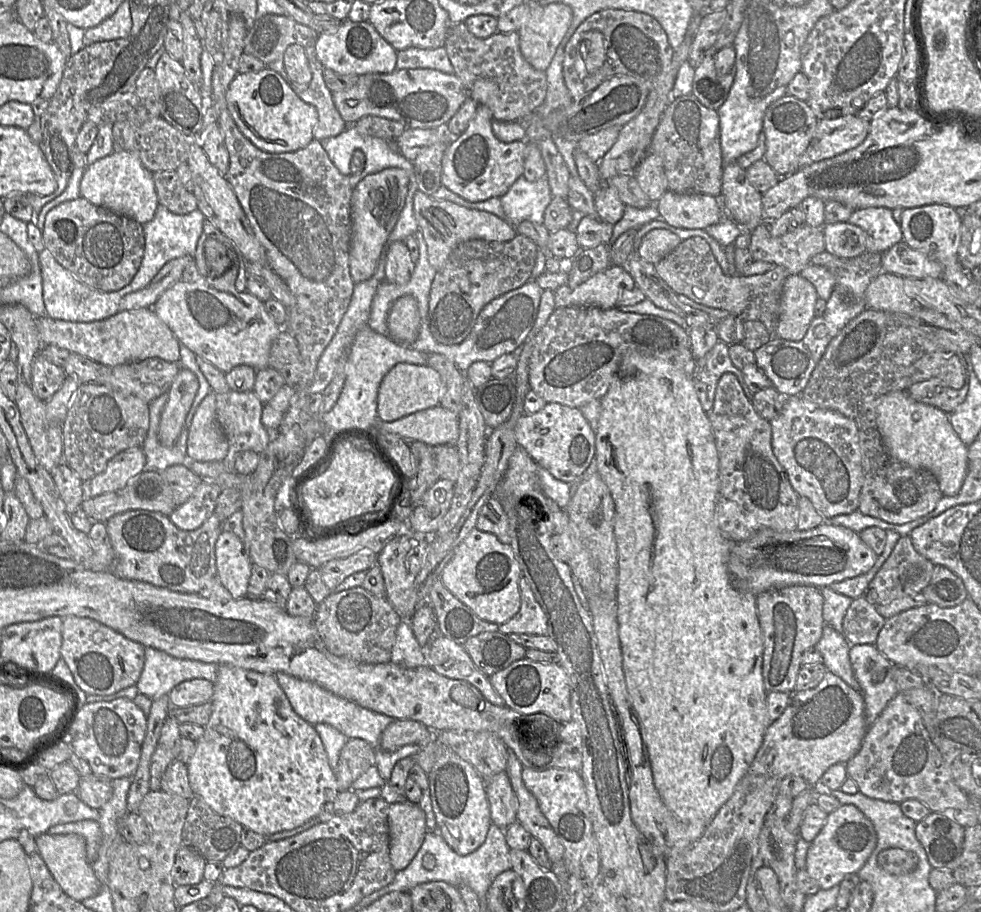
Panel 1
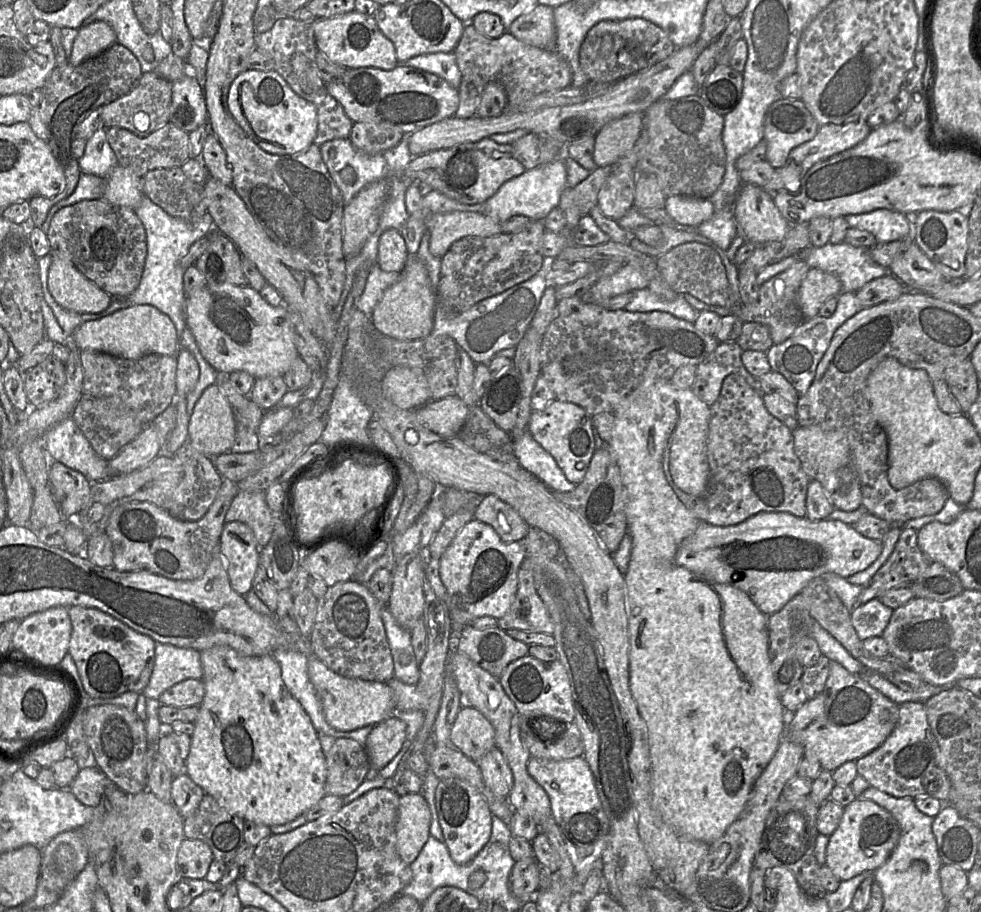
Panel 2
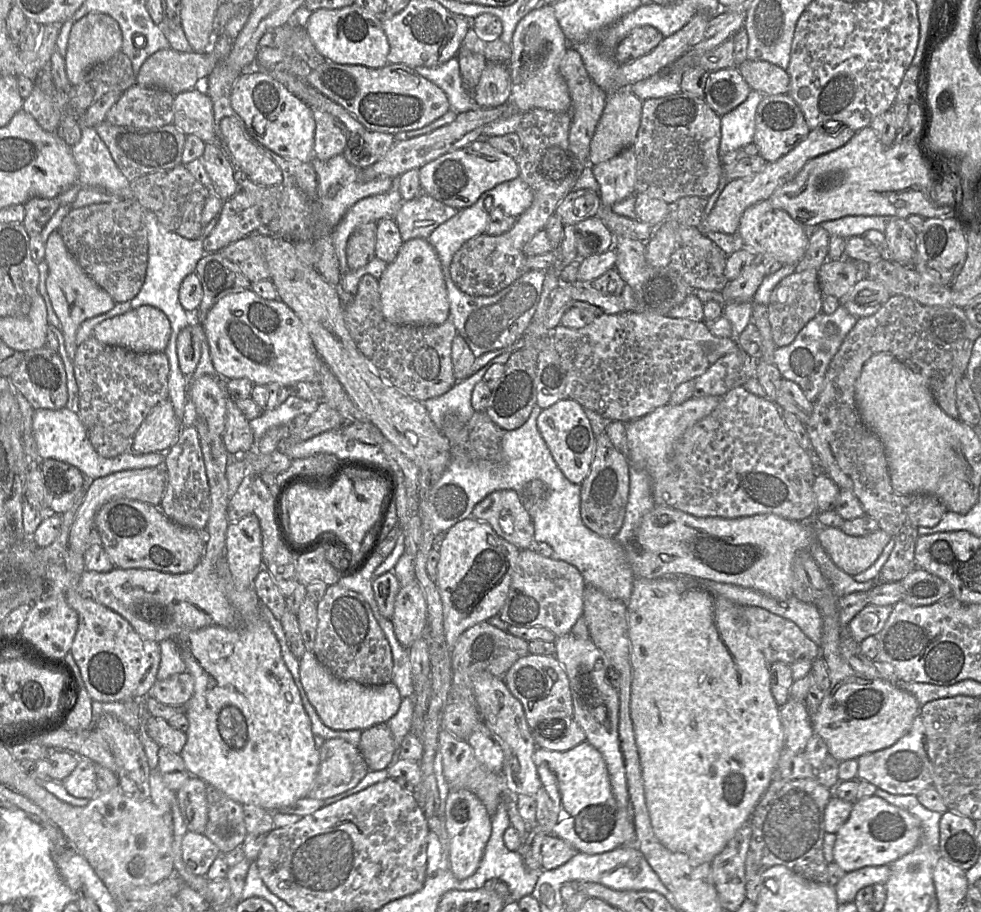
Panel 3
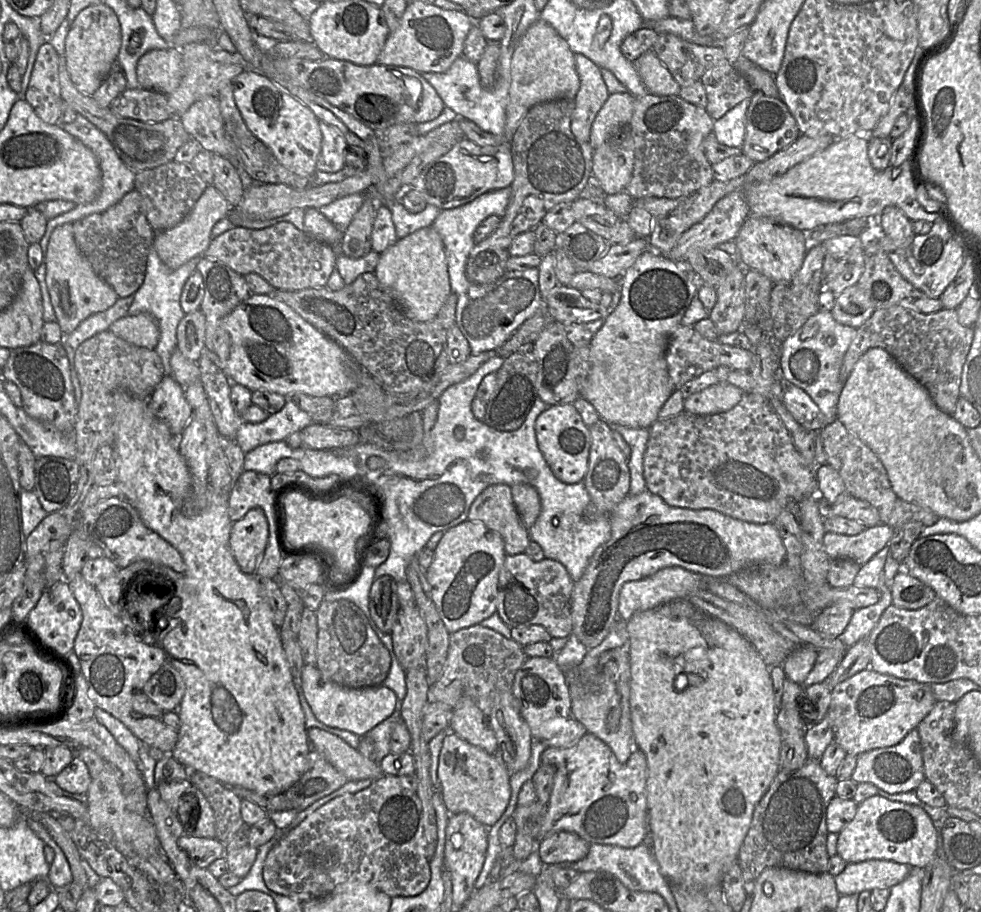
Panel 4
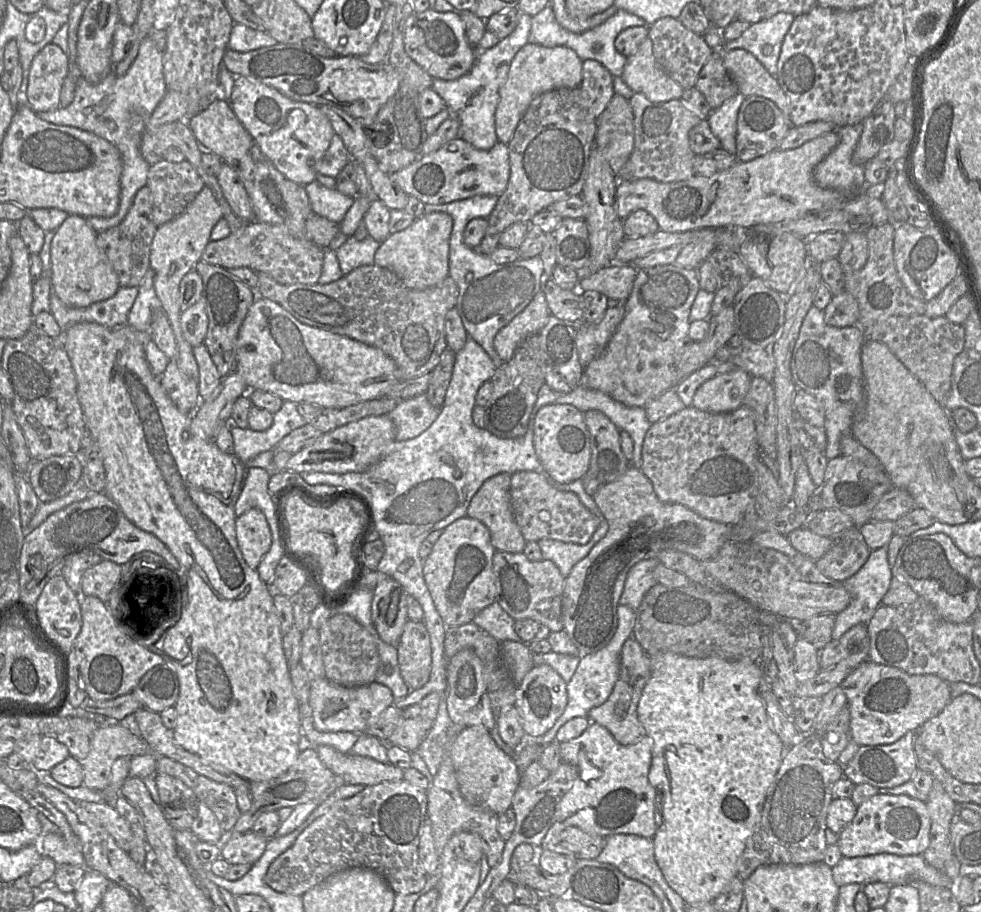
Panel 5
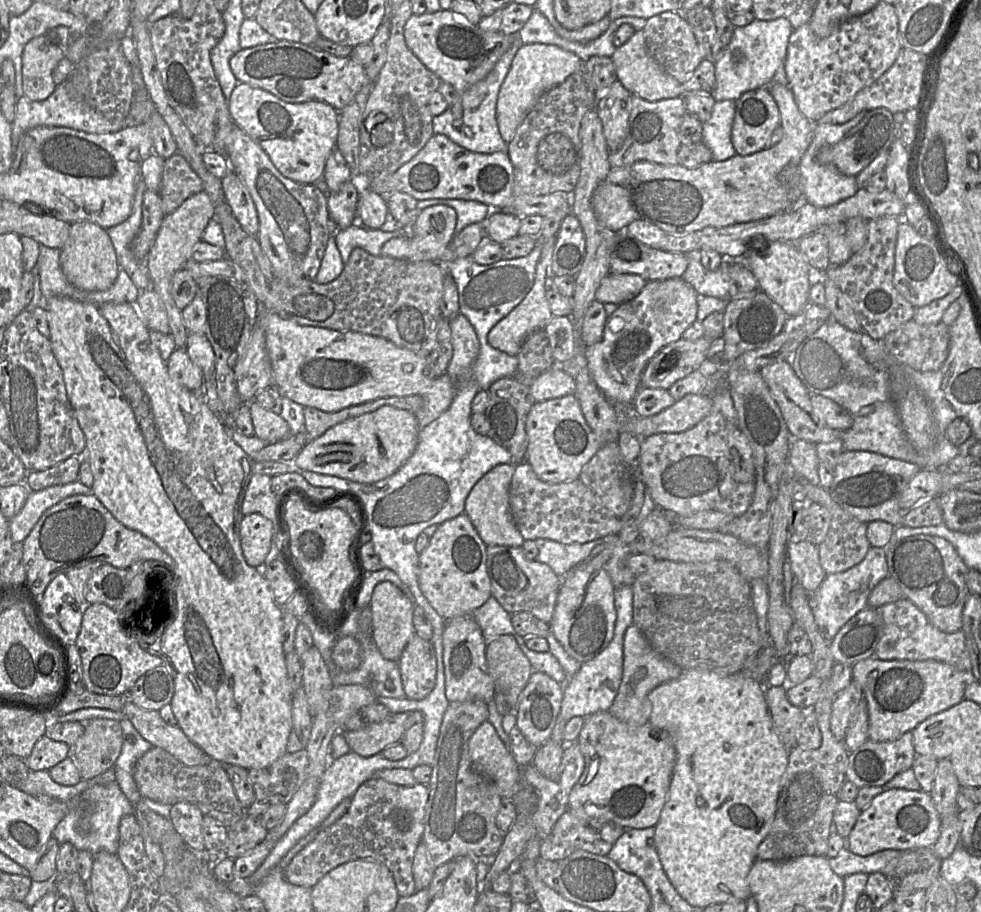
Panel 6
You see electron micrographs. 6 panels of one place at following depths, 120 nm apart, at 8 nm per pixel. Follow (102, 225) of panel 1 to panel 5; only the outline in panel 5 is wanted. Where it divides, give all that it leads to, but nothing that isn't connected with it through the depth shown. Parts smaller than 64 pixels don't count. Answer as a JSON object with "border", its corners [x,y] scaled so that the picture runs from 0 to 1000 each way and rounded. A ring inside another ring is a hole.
{"border":[[[148,204],[140,209],[129,236],[121,247],[99,255],[99,269],[113,288],[122,315],[142,315],[153,294],[153,274],[159,251],[155,240],[154,211]]]}

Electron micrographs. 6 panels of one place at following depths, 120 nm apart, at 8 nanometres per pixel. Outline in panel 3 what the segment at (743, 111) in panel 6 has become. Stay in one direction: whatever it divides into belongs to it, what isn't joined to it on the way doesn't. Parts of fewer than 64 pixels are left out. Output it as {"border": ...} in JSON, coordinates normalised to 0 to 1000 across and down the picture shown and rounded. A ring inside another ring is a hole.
{"border":[[[779,104],[770,125],[770,145],[768,158],[773,163],[773,170],[782,179],[792,177],[802,169],[826,146],[818,122],[811,112],[803,104]]]}

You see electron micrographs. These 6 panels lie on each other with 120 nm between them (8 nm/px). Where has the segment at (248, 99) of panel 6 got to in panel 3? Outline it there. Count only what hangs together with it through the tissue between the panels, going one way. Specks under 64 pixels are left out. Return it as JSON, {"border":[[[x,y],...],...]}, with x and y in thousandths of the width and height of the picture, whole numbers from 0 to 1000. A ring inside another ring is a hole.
{"border":[[[262,75],[250,77],[236,96],[234,111],[238,121],[248,130],[252,145],[265,159],[292,174],[319,175],[322,136],[318,121],[274,79]]]}

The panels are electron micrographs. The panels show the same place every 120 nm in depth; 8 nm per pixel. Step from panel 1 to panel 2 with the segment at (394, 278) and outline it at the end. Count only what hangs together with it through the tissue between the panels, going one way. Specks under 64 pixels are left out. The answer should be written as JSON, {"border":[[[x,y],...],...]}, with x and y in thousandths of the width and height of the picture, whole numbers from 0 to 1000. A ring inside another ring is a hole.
{"border":[[[406,251],[391,253],[385,266],[384,291],[392,298],[409,298],[417,277],[413,263]]]}

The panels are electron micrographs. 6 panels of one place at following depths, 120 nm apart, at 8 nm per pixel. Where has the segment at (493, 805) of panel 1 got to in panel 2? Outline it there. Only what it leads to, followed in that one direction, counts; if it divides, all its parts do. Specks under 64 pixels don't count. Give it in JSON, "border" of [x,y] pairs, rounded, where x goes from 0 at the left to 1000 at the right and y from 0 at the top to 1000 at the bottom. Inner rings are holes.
{"border":[[[504,819],[486,838],[494,862],[507,874],[518,877],[523,863],[523,850],[510,821]]]}

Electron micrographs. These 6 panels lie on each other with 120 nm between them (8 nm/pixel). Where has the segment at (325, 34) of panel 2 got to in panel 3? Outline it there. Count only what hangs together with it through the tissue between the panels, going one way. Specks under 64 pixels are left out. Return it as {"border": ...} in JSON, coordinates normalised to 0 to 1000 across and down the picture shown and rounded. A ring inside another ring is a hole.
{"border":[[[363,3],[347,10],[327,9],[318,13],[312,34],[323,56],[333,67],[376,75],[389,75],[396,70],[398,52],[389,31],[388,18],[368,9]]]}

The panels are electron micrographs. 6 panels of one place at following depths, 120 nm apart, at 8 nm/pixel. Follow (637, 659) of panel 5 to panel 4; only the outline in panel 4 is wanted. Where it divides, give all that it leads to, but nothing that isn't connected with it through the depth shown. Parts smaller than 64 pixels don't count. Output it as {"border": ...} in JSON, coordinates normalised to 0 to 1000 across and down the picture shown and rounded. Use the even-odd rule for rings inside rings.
{"border":[[[638,708],[617,714],[611,723],[611,736],[615,750],[610,759],[596,755],[589,742],[589,734],[576,736],[582,764],[582,785],[598,800],[616,813],[632,837],[638,837],[646,823],[646,810],[642,783],[643,734],[641,714]]]}

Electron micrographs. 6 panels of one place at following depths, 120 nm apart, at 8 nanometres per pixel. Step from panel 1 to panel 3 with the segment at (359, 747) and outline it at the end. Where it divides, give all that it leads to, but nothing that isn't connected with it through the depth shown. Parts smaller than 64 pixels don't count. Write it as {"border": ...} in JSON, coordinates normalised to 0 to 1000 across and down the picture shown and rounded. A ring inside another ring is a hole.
{"border":[[[351,810],[331,811],[325,826],[325,841],[314,875],[331,877],[353,868],[361,864],[376,845],[366,819]]]}

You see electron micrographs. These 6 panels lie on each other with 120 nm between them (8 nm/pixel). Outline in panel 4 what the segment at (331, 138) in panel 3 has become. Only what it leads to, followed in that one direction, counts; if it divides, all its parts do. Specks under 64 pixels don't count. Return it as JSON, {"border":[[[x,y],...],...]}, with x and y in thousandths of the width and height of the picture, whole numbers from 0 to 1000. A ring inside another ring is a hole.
{"border":[[[328,133],[325,137],[328,145],[328,162],[322,185],[334,190],[345,189],[351,183],[356,159],[344,140]]]}

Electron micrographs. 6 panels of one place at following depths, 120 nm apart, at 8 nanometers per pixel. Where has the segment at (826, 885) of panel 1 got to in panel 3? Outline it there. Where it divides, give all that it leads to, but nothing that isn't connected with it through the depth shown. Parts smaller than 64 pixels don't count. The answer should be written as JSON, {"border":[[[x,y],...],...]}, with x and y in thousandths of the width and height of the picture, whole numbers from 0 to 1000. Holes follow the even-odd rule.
{"border":[[[895,873],[870,879],[863,900],[852,912],[849,944],[861,957],[883,951],[907,948],[928,935],[936,927],[940,914],[937,899]]]}

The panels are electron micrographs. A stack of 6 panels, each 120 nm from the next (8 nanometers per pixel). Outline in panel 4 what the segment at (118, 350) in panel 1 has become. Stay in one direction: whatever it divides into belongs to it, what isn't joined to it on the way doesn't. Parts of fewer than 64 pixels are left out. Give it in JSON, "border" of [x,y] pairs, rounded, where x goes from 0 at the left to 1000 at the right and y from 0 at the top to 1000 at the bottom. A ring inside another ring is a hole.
{"border":[[[150,342],[127,346],[115,353],[110,360],[121,371],[152,384],[162,374],[162,359],[159,350]]]}

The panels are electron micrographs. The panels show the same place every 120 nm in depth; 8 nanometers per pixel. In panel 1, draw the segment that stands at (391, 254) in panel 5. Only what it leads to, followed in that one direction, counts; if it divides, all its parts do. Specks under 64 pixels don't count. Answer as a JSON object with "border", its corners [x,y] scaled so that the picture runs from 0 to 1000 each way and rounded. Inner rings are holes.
{"border":[[[420,325],[406,327],[394,348],[397,370],[403,375],[418,379],[428,365],[428,345],[425,330]]]}

